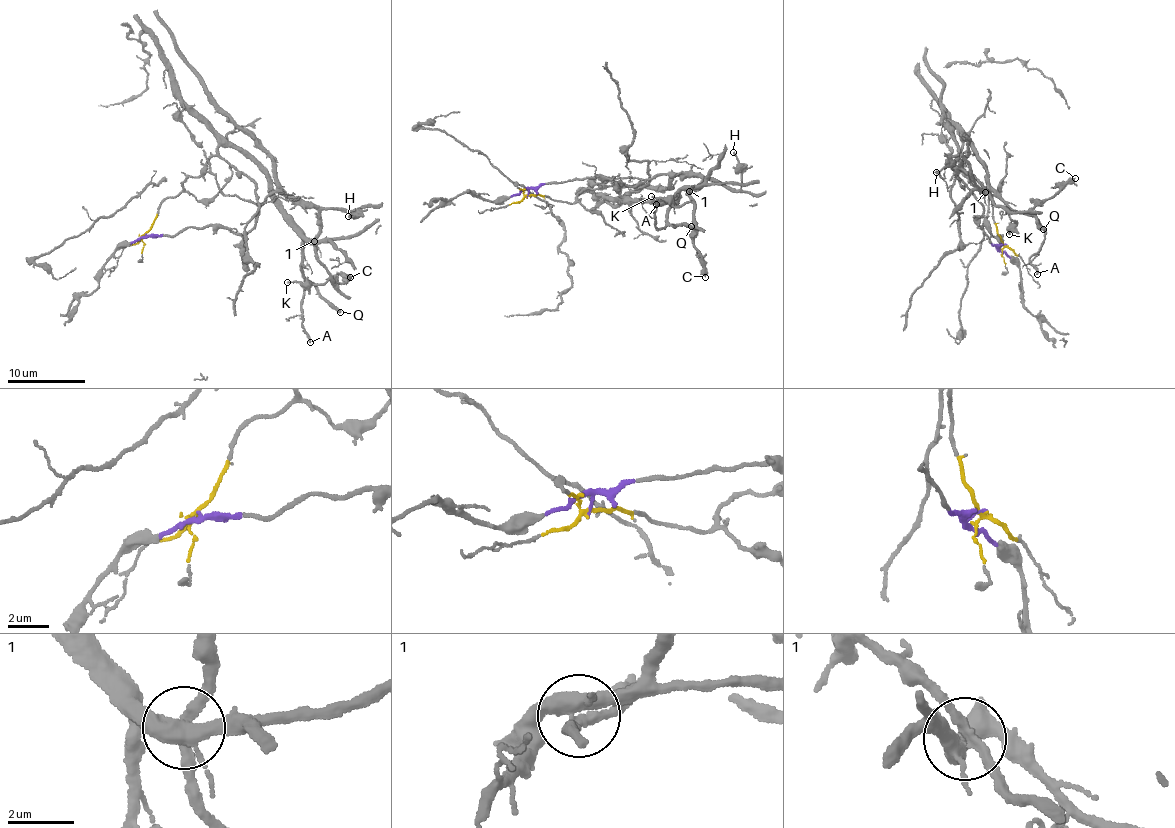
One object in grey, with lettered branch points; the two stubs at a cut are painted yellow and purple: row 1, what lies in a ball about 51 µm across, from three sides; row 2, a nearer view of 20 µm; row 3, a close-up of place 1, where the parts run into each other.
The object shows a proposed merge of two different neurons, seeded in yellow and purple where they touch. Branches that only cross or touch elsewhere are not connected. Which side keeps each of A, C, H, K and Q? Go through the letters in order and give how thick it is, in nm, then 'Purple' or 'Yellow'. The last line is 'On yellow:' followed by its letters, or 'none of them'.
A: Thickness 200 nm. Yellow
C: Thickness 500 nm. Purple
H: Thickness 150 nm. Purple
K: Thickness 130 nm. Purple
Q: Thickness 320 nm. Yellow
On yellow: A, Q

